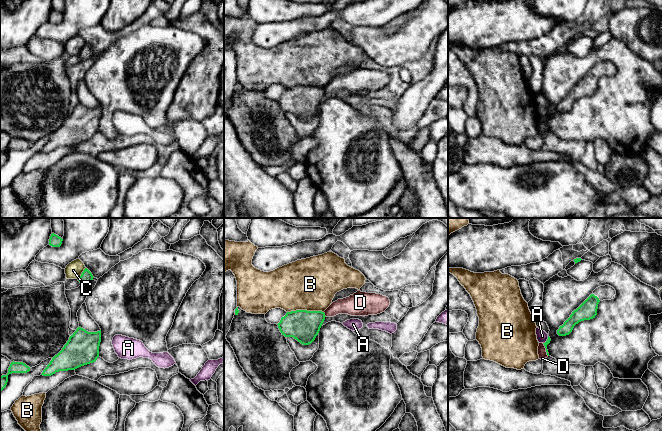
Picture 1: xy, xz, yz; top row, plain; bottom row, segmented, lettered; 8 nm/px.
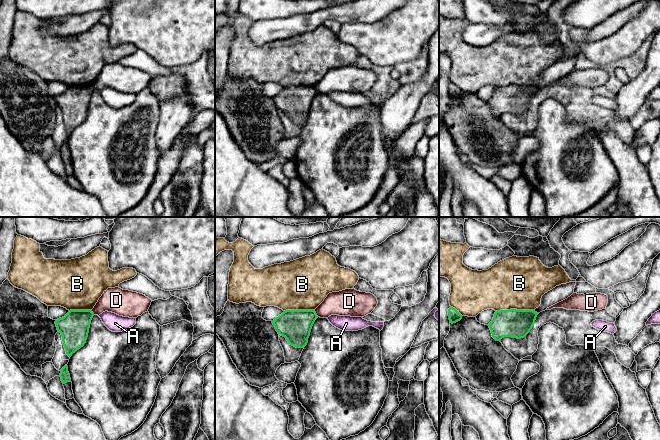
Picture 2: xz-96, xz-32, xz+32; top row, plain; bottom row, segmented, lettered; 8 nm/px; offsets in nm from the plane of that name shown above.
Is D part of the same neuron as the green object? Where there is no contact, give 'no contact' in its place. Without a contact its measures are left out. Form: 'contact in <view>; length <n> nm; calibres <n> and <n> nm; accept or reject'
contact in xz; length 50 nm; calibres 240 and 160 nm; reject

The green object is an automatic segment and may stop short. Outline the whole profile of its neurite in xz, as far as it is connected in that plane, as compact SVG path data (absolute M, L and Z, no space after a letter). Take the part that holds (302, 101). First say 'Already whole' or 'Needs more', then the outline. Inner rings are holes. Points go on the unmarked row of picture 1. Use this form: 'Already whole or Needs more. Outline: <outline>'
Already whole. Outline: M296 86L287 88L277 100L285 113L293 113L303 121L311 120L325 96L322 87Z

